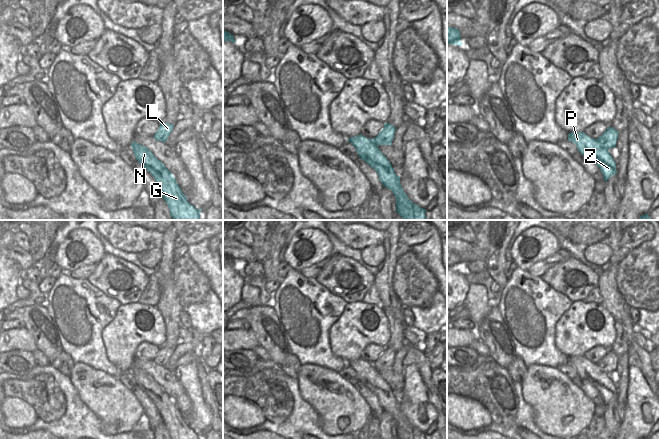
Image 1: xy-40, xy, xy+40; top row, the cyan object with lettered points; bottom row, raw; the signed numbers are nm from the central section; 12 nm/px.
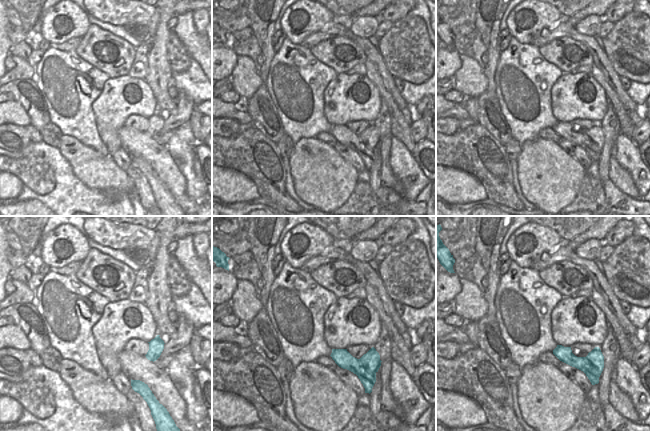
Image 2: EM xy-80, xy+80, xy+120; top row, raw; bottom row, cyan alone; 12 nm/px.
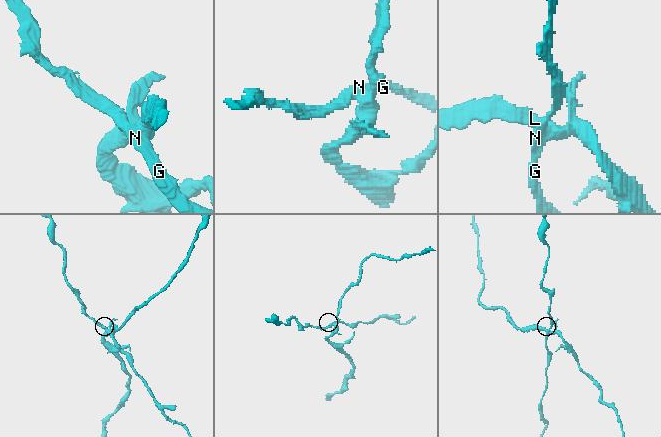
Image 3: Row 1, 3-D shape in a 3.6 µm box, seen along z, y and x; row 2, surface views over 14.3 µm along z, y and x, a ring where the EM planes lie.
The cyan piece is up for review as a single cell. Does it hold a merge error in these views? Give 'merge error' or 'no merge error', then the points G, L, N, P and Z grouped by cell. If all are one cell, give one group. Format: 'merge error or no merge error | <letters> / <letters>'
merge error | G N P Z / L

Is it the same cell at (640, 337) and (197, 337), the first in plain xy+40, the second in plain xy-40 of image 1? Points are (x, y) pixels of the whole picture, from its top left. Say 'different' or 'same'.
different

